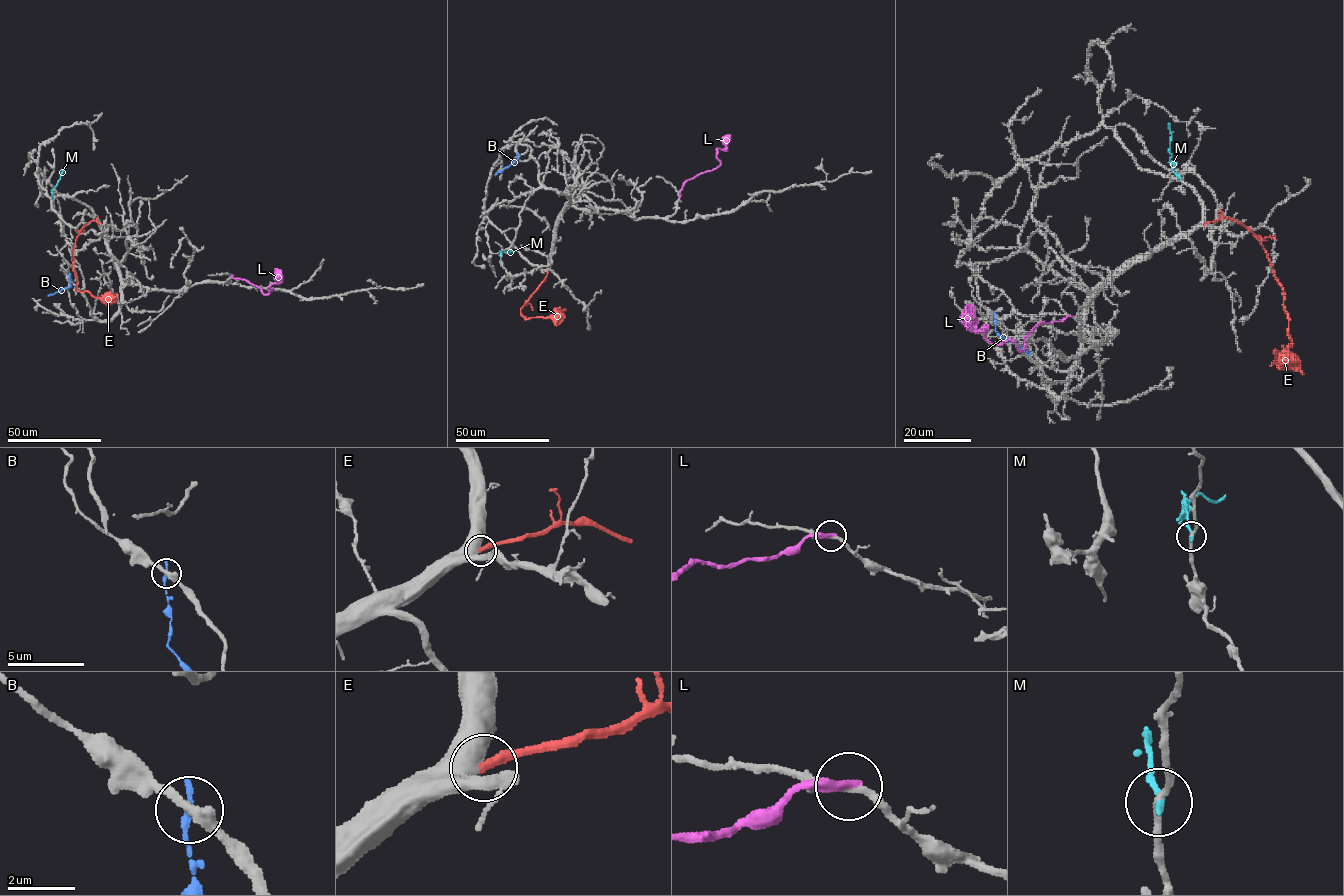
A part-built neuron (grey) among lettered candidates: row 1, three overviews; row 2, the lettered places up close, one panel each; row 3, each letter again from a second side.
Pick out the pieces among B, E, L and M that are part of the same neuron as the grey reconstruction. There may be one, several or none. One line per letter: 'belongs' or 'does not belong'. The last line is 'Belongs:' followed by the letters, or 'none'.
B: does not belong
E: belongs
L: does not belong
M: does not belong
Belongs: E

